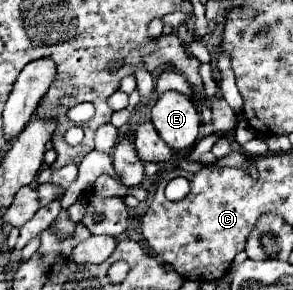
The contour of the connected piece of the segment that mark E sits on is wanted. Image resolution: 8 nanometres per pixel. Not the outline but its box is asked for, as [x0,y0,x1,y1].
[152,91,200,149]

